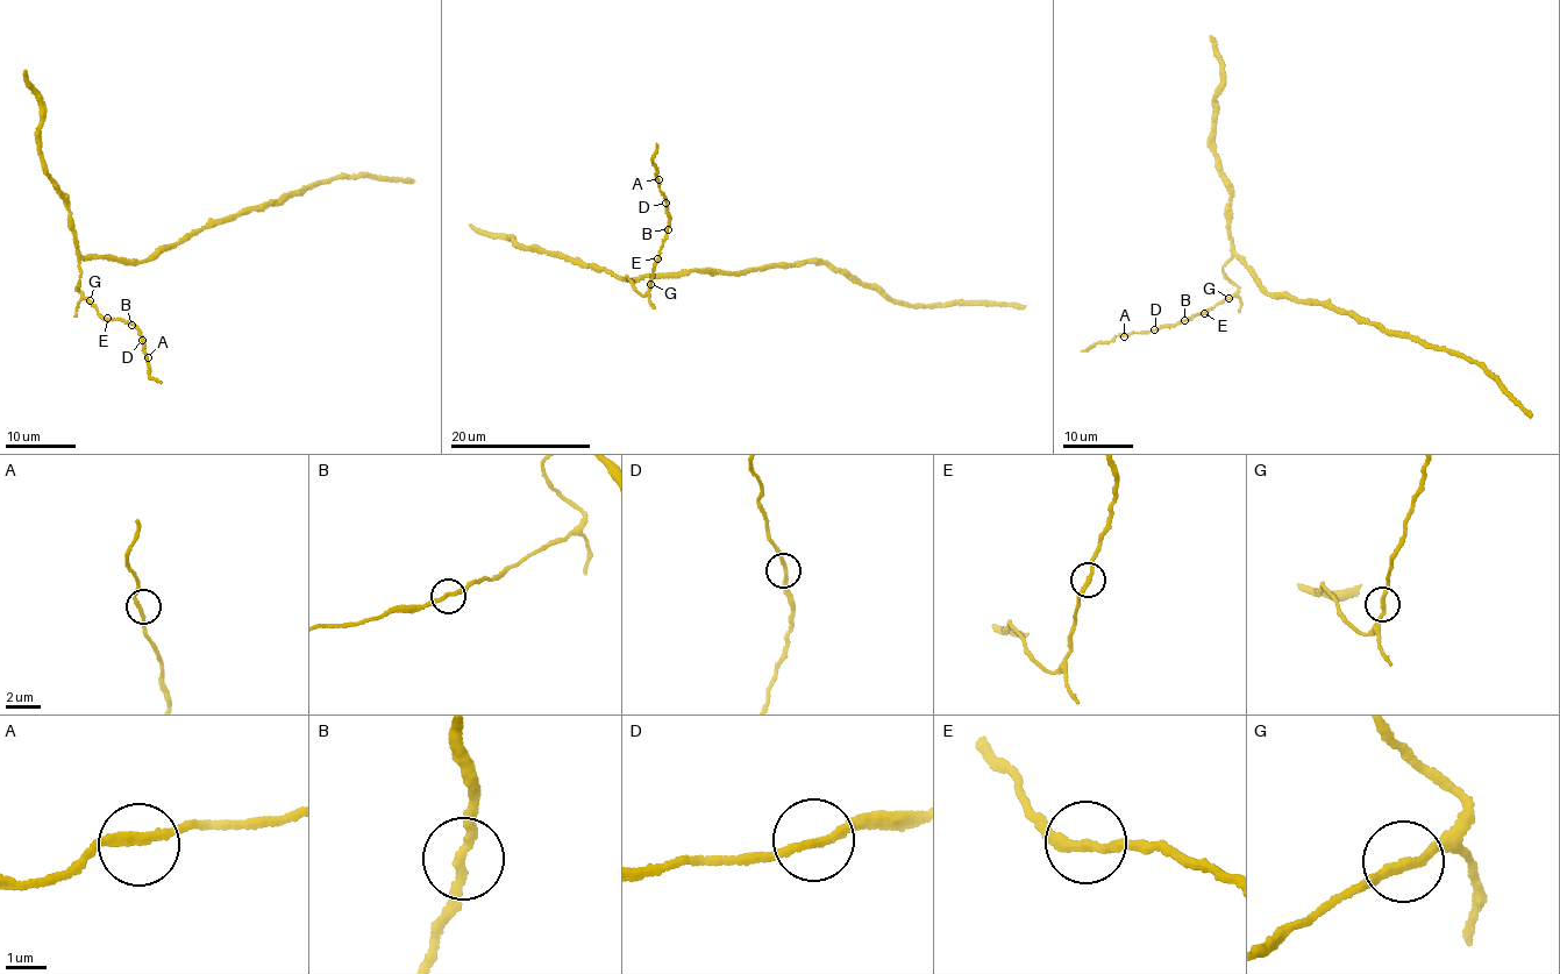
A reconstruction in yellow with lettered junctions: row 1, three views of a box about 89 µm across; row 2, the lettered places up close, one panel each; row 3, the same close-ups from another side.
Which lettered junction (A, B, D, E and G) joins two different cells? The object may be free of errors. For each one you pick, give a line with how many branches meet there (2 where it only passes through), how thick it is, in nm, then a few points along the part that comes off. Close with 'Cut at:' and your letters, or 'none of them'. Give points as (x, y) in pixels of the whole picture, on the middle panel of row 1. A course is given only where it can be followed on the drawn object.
Cut at: none of them

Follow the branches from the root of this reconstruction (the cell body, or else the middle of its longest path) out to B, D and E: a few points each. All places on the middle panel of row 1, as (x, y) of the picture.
B: (726, 274), (696, 270), (629, 281), (626, 276), (642, 296), (648, 291), (654, 263), (668, 229)
D: (726, 274), (696, 270), (625, 279), (626, 276), (642, 296), (648, 291), (654, 263), (667, 235), (665, 203)
E: (726, 274), (696, 270), (629, 281), (626, 276), (642, 296), (648, 291), (657, 258)

